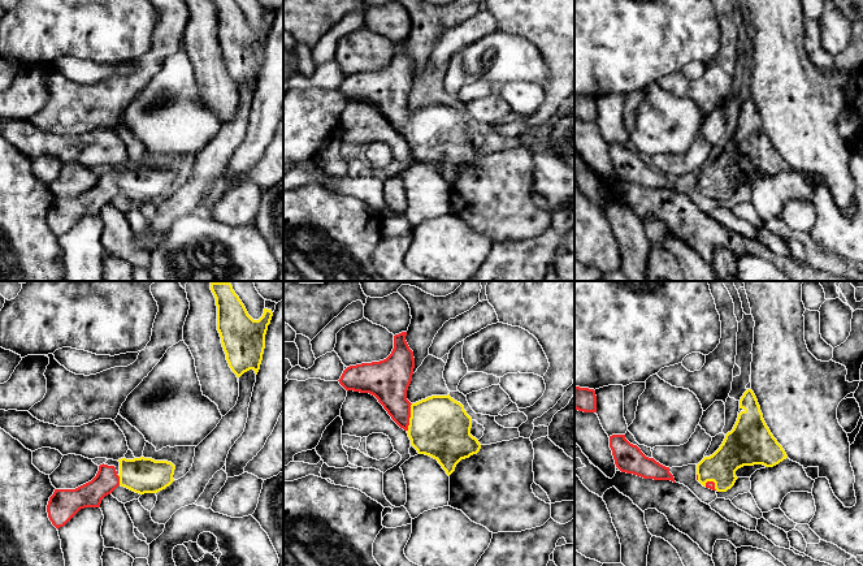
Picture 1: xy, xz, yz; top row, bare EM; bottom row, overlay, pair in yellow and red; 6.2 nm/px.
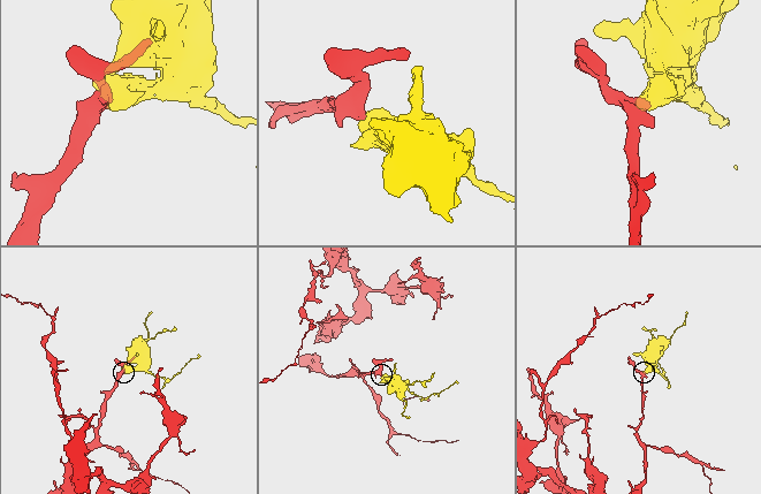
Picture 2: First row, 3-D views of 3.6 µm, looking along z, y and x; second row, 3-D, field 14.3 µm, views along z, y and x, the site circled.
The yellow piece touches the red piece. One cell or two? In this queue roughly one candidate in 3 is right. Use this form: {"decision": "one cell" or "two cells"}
{"decision": "one cell"}

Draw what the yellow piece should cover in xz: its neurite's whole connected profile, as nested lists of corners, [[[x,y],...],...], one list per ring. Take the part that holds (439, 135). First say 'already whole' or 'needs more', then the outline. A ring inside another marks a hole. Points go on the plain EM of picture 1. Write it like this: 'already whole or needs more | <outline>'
needs more | [[[407,40],[394,44],[394,57],[386,68],[350,74],[338,90],[347,100],[374,104],[408,142],[417,161],[437,168],[450,185],[461,168],[480,160],[481,152],[470,143],[472,126],[450,103],[416,112],[407,108],[415,66],[406,44]]]

